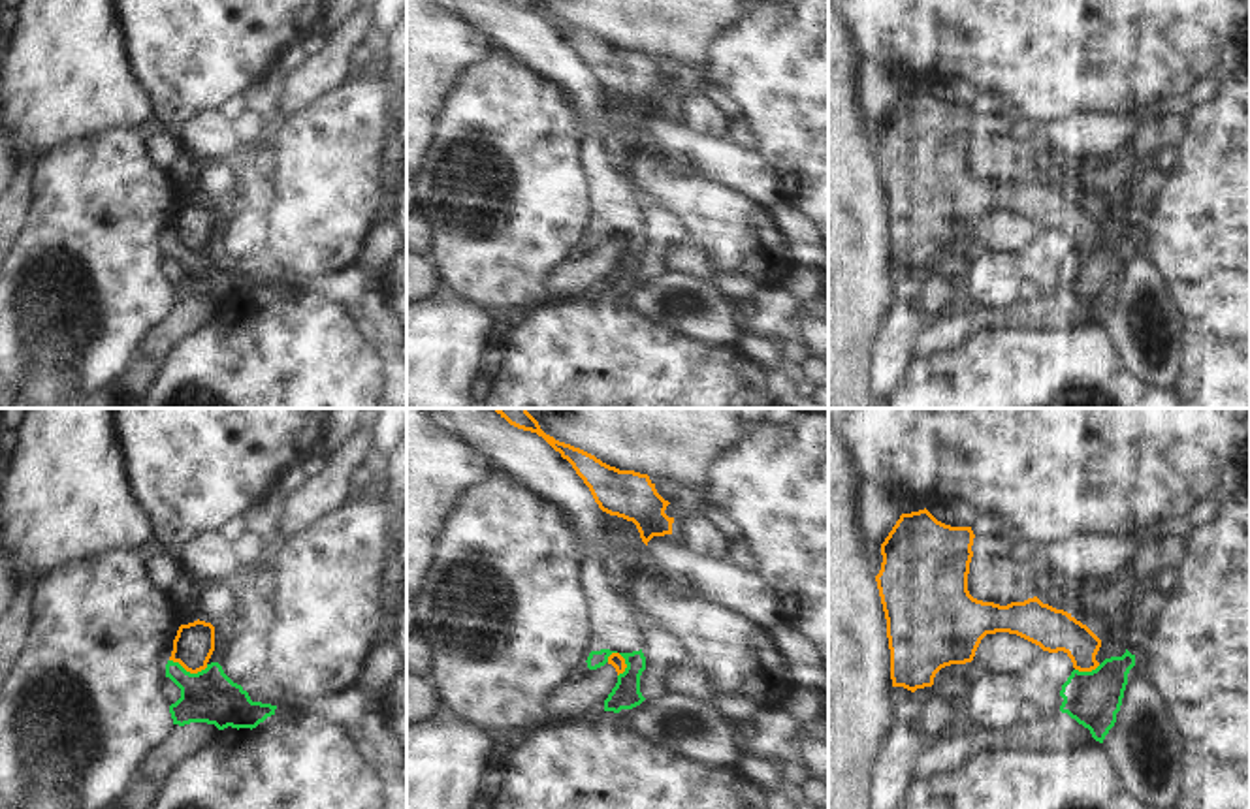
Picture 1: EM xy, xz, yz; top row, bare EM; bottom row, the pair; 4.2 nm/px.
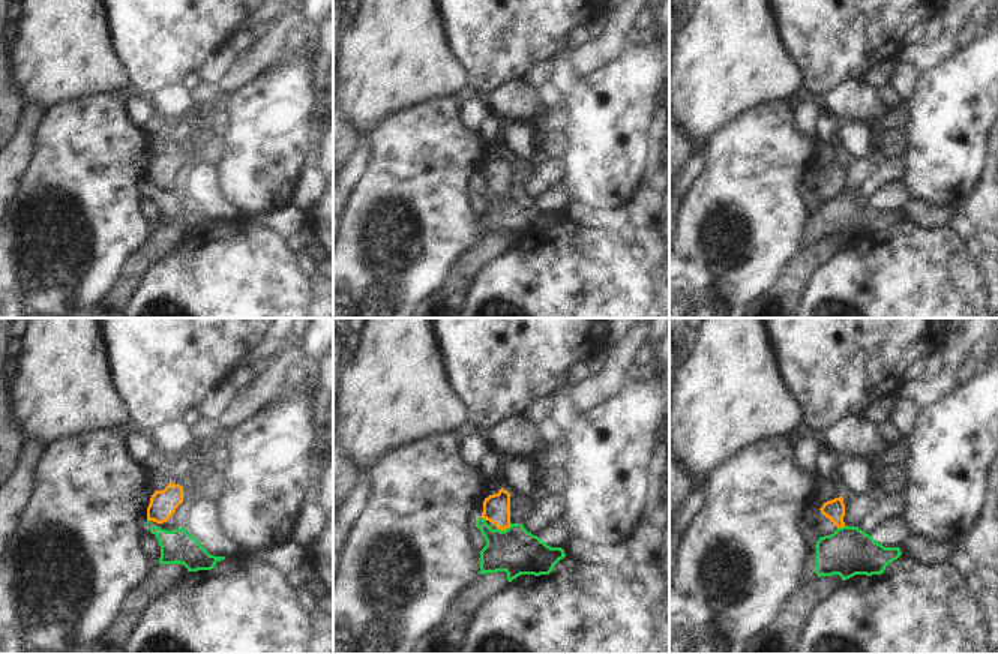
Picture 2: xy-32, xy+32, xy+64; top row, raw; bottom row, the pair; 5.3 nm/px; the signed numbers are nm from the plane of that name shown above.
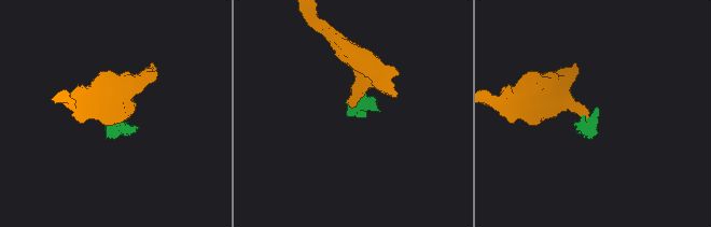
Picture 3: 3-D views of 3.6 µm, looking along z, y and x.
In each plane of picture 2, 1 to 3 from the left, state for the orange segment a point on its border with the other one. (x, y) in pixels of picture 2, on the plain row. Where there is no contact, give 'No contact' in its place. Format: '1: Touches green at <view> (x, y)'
1: No contact
2: Touches green at xy+32 (505, 194)
3: Touches green at xy+64 (842, 191)

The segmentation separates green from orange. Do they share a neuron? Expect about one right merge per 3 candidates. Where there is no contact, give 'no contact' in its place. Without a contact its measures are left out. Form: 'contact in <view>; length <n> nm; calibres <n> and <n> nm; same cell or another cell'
contact in xy; length 170 nm; calibres 220 and 170 nm; another cell

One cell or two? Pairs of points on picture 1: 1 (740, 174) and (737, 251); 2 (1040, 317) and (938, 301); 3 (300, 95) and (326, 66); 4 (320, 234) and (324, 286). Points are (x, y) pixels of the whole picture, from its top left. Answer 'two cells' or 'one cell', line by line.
1: two cells
2: two cells
3: one cell
4: two cells

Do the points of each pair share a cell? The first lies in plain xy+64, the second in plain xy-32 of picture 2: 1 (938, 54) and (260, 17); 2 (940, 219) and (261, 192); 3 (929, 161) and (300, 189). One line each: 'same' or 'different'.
1: different
2: different
3: different

